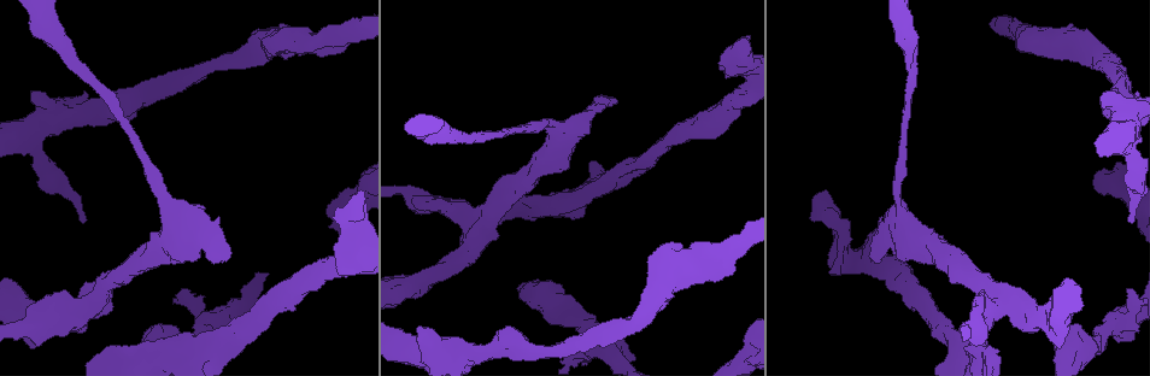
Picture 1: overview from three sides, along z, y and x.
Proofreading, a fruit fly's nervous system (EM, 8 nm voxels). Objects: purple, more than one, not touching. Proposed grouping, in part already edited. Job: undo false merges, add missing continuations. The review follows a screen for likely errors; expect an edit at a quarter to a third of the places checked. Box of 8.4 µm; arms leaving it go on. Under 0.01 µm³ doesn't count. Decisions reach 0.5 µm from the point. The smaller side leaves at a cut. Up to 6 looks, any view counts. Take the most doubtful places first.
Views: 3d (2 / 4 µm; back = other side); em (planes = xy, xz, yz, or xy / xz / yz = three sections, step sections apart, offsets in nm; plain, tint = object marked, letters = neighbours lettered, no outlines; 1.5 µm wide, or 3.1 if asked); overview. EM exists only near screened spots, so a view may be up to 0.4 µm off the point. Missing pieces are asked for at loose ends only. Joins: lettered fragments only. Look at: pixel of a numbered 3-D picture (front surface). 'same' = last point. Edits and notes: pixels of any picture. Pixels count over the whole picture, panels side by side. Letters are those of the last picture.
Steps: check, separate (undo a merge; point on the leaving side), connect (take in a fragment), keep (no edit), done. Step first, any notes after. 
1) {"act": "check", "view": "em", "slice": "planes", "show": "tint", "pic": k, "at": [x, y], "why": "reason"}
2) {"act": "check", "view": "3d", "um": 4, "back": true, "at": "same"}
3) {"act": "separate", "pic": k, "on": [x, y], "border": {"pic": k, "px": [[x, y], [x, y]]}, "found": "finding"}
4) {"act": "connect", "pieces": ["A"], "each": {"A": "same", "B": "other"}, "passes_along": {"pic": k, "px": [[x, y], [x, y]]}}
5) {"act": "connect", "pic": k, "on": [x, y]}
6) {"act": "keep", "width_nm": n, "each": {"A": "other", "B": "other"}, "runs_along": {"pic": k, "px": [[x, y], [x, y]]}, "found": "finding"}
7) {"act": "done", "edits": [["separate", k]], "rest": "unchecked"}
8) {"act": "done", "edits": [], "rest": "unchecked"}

{"act": "check", "view": "em", "slice": "planes", "show": "letters", "pic": 1, "at": [229, 255]}

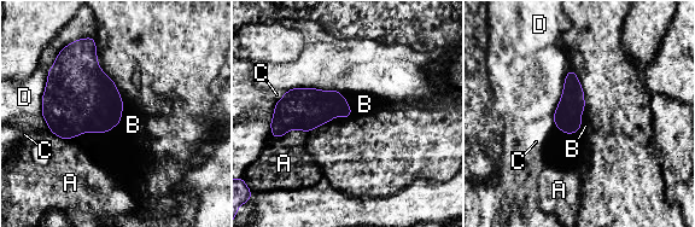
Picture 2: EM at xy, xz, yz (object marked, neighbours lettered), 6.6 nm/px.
{"act": "connect", "pieces": ["B"], "width_nm": 180, "longest_contact_nm": ["D", 380], "each": {"A": "other", "B": "same", "C": "other", "D": "other"}, "found": "the neuron continues"}

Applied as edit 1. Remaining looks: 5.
{"act": "check", "view": "overview"}

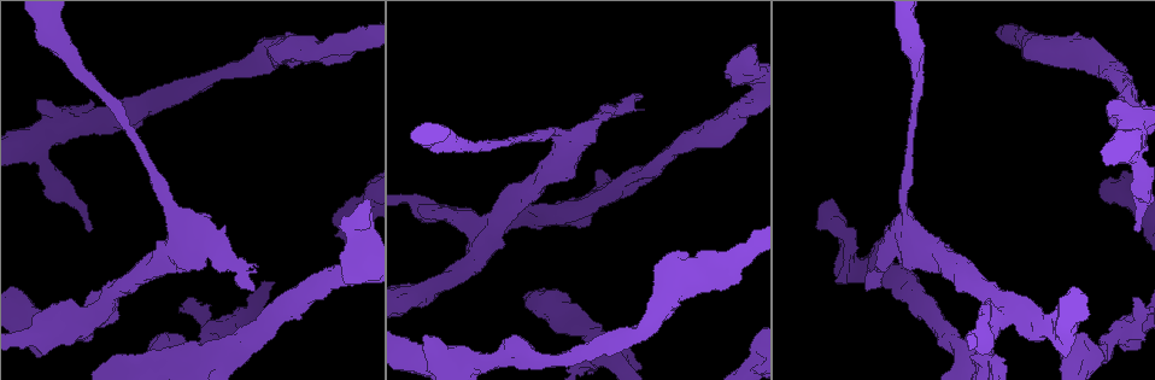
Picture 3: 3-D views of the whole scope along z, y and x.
{"act": "check", "view": "em", "slice": "yz", "step": 8, "show": "tint", "pic": 3, "at": [89, 229]}

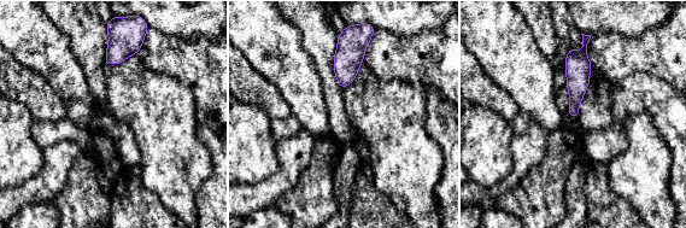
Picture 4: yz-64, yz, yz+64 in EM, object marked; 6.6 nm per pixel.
{"act": "check", "view": "em", "slice": "planes", "show": "letters", "at": "same"}

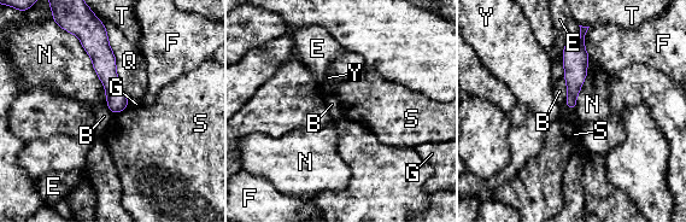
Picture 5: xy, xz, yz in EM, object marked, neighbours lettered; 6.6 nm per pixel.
{"act": "keep", "longest_contact_nm": ["Q", 550], "each": {"B": "other", "E": "other", "F": "other", "G": "other", "N": "other", "Q": "other", "S": "other", "T": "other", "Y": "other"}, "runs_along": {"pic": 5, "px": [[101, 38], [115, 110]]}, "found": "no lettered fragment goes on from it"}

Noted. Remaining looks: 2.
{"act": "check", "view": "3d", "um": 4, "pic": 3, "at": [1124, 334], "why": "calibre changes"}

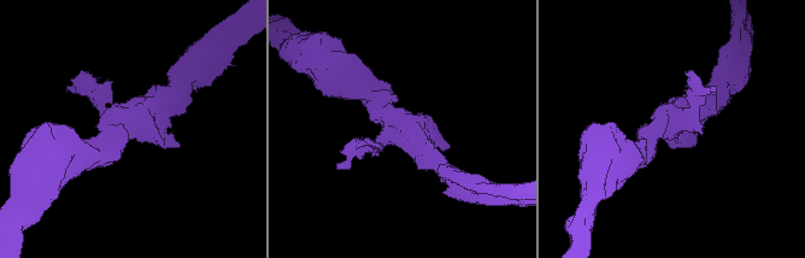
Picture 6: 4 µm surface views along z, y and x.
{"act": "check", "view": "em", "slice": "planes", "show": "letters", "pic": 6, "at": [127, 122]}

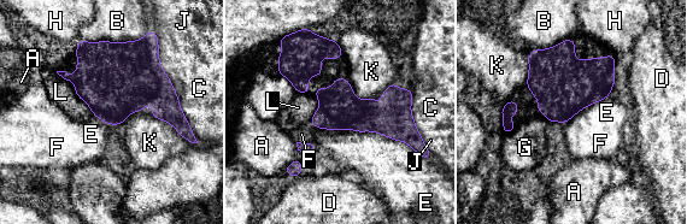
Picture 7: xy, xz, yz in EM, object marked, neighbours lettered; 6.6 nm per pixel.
{"act": "keep", "longest_contact_nm": ["E", 700], "each": {"A": "other", "B": "other", "C": "other", "D": "other", "E": "other", "F": "other", "G": "other", "H": "other", "J": "other", "K": "other", "L": "other"}, "border": {"pic": 7, "px": [[310, 121], [412, 148]]}, "found": "one neuron here"}

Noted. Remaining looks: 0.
{"act": "done", "edits": [["connect", 2]], "rest": "unchecked"}

